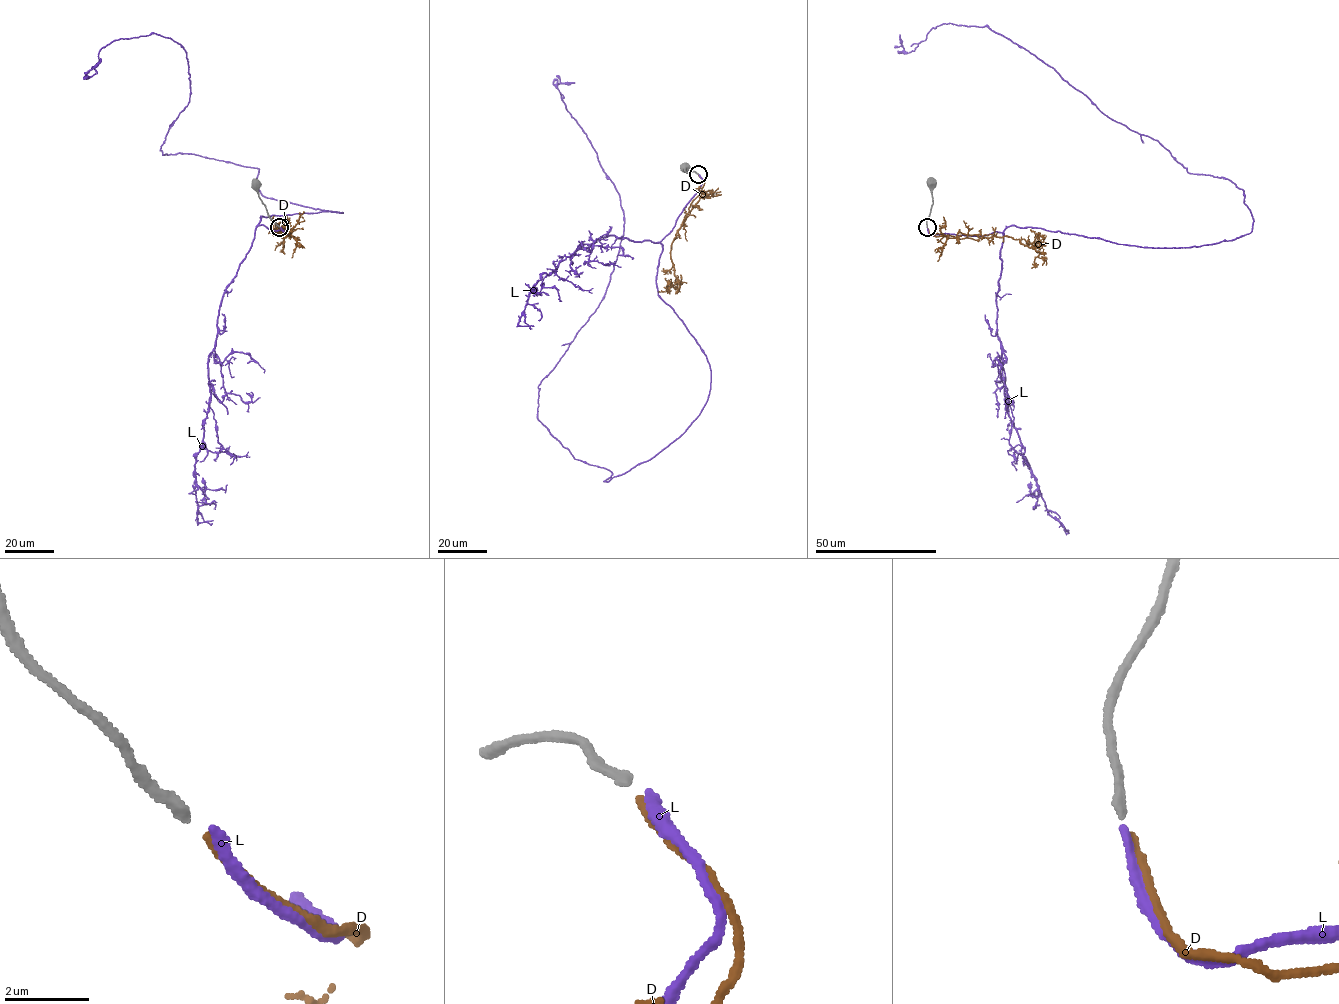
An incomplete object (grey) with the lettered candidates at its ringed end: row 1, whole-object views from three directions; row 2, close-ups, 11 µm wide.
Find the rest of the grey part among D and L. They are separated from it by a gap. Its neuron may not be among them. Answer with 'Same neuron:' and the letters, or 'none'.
Same neuron: L

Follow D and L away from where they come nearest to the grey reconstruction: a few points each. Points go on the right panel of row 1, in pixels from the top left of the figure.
D: (927, 228), (931, 235), (957, 238), (1011, 237), (1037, 246), (1038, 257), (1046, 265)
L: (927, 228), (1187, 247), (1253, 218), (1230, 180), (1189, 173), (987, 26), (937, 25), (908, 52), (900, 34)

